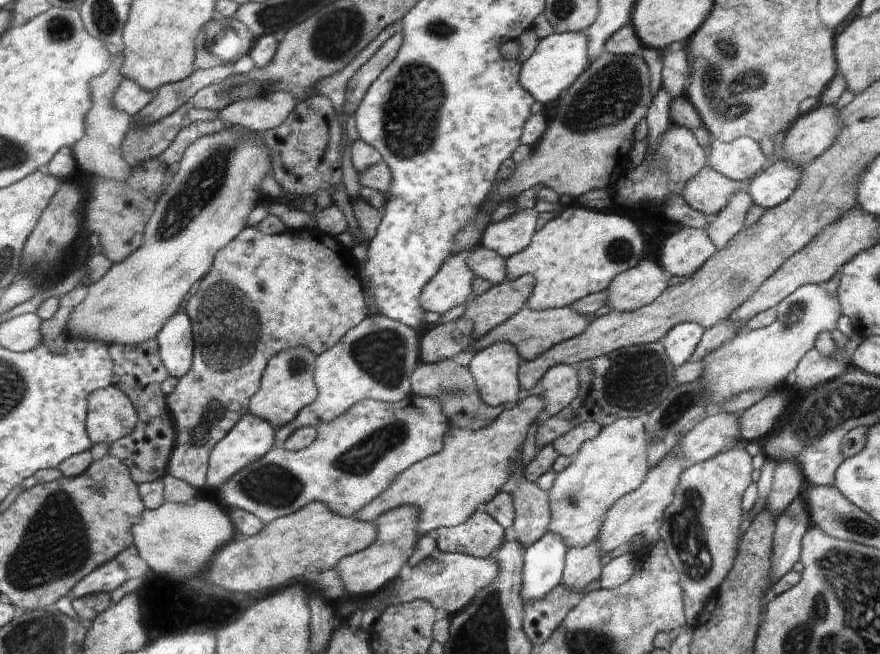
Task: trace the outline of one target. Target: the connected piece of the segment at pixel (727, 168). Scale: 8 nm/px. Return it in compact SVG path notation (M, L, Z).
M740 136L732 142L714 139L711 144L710 159L706 166L730 180L747 182L769 159L752 137Z

